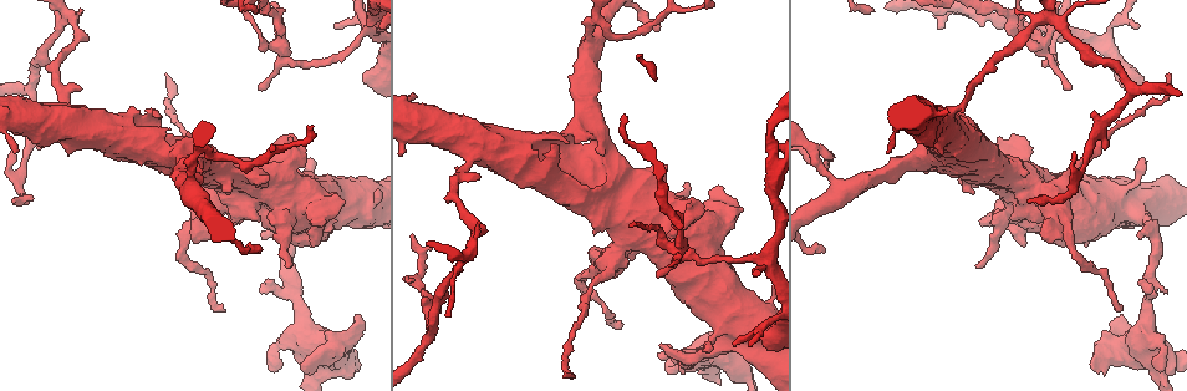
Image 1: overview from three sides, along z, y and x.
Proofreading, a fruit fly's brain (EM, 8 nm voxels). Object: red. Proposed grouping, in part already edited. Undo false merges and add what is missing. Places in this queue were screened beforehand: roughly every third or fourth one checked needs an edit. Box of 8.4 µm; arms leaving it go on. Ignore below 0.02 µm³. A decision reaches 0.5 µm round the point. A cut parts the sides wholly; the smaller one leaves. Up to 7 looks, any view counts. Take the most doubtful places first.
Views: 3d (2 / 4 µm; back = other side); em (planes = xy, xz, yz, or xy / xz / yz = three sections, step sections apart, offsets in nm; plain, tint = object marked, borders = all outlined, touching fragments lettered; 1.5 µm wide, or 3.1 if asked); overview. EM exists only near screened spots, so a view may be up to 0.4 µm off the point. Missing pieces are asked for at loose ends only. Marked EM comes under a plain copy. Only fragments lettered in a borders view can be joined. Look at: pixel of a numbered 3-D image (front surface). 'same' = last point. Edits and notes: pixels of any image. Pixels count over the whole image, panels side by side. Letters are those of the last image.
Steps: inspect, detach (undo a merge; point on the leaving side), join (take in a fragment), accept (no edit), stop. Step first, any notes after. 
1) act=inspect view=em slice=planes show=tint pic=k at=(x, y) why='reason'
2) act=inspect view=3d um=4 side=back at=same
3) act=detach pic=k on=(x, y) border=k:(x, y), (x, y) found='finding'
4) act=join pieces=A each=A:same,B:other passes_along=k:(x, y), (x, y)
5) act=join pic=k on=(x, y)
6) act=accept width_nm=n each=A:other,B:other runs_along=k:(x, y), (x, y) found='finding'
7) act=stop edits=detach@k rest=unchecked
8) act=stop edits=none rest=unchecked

act=inspect view=em slice=planes show=borders pic=1 at=(283, 51) why='abrupt turn'

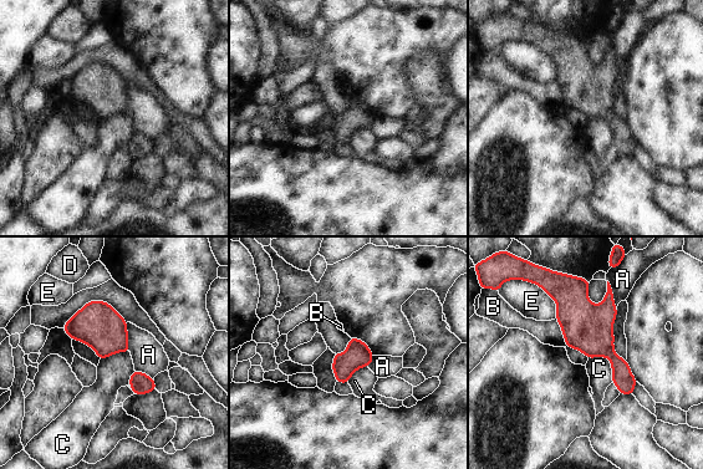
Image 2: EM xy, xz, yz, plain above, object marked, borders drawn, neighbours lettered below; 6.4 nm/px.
act=accept width_nm=170 each=A:other,B:other,C:other,D:other,E:other runs_along=2:(549, 280), (620, 366), (630, 391) found='continuous, no second neuron'

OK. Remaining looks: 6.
act=inspect view=em slice=planes show=borders pic=1 at=(275, 369) why='branch stops here'

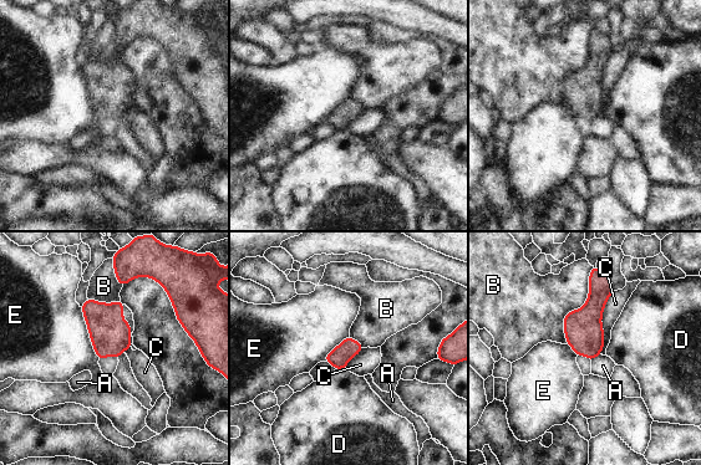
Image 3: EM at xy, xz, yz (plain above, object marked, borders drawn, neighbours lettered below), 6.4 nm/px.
act=accept each=A:other,B:other,C:other,D:other,E:other found='no lettered fragment goes on from it'

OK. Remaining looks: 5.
act=inspect view=em slice=planes show=borders pic=1 at=(766, 265) why='sharp bend'

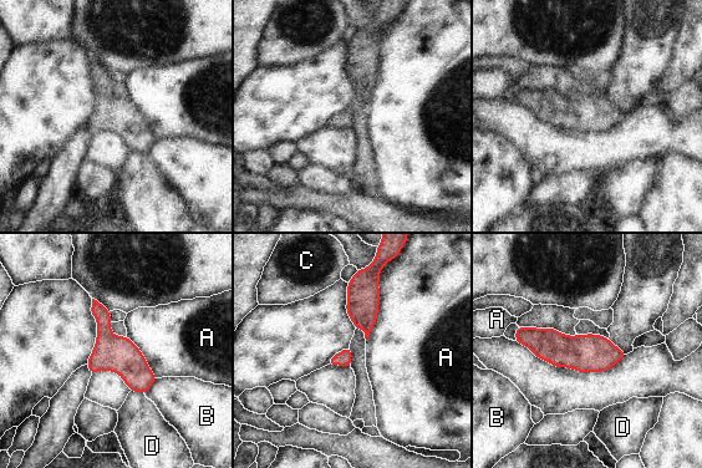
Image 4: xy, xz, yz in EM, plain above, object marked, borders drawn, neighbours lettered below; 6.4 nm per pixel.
act=accept width_nm=90 each=A:other,B:other,C:other,D:other runs_along=4:(519, 334), (563, 351), (620, 355) found='all the same neuron'

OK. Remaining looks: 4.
act=stop edits=none rest=unchecked

